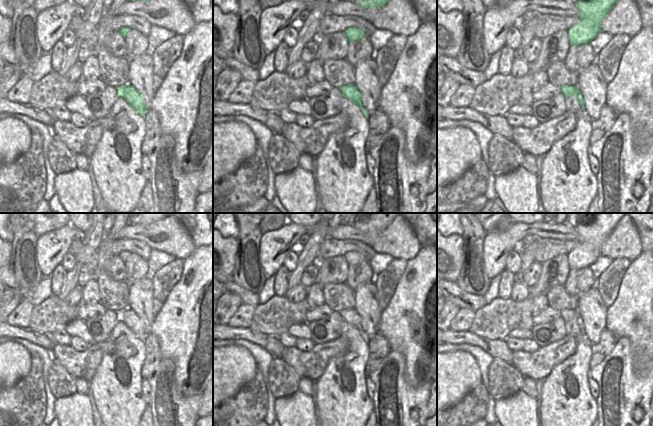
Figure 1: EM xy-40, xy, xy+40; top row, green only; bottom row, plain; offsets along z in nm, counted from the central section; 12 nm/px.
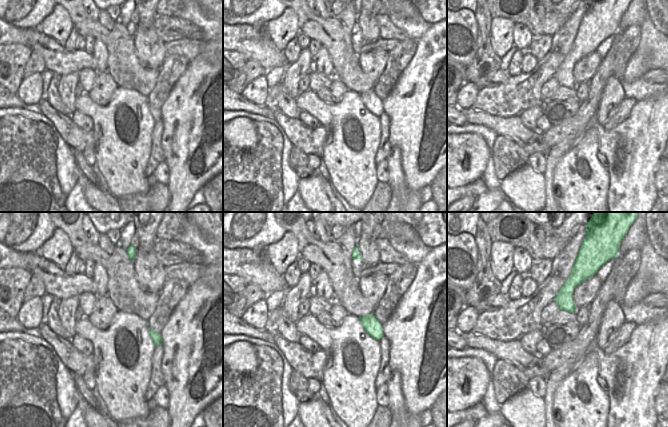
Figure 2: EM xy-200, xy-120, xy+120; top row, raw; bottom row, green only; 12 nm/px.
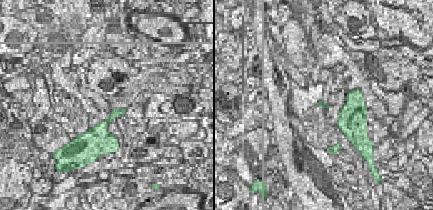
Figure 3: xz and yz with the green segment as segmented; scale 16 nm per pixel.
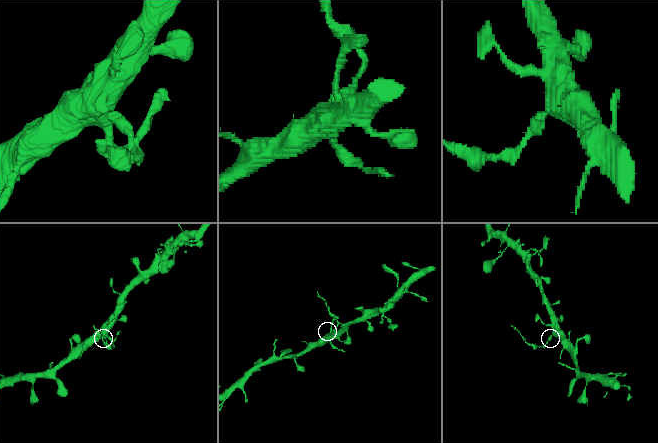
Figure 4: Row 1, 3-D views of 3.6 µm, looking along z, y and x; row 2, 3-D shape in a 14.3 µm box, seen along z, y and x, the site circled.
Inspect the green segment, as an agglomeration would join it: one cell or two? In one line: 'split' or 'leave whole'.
split

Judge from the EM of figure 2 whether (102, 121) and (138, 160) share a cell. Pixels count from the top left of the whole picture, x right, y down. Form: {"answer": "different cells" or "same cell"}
{"answer": "same cell"}

